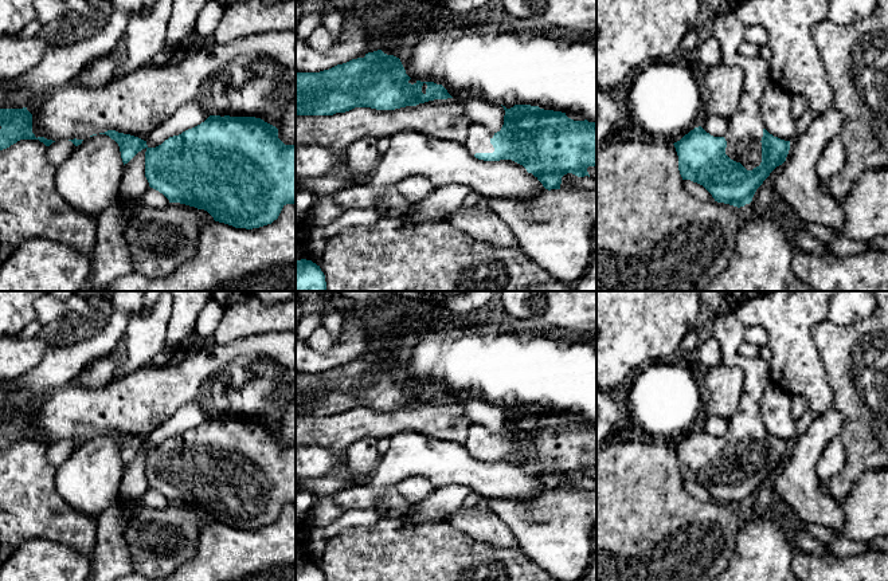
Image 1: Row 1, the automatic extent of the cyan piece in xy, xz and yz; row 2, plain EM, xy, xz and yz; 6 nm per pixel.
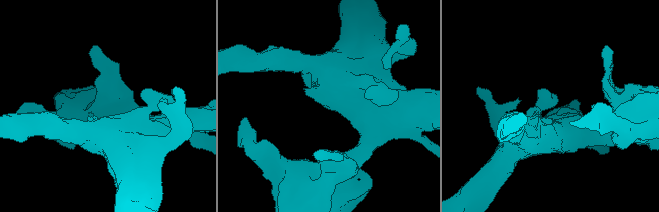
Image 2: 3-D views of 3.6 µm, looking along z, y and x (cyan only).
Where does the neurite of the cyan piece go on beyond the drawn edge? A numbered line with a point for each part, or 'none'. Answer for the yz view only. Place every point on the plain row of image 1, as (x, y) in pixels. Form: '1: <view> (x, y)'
1: yz (744, 431)

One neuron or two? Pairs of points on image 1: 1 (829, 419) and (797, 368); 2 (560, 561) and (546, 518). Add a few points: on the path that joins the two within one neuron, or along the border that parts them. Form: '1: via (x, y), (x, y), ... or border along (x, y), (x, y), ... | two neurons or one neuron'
1: border along (829, 407), (814, 417) | two neurons
2: via (560, 550), (554, 529) | one neuron

